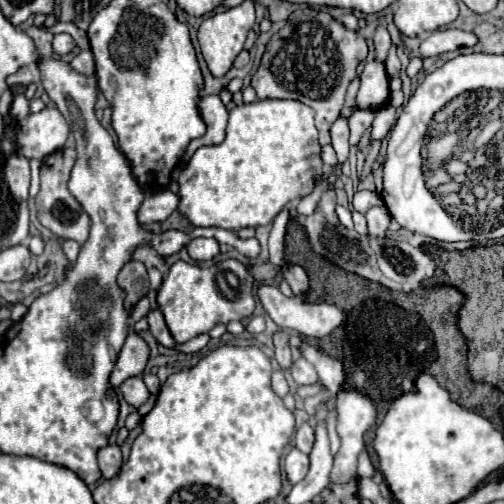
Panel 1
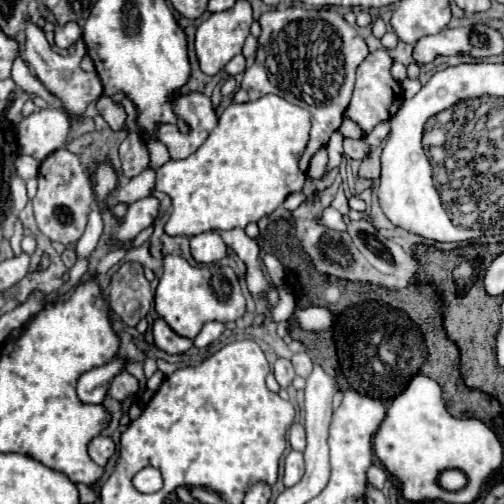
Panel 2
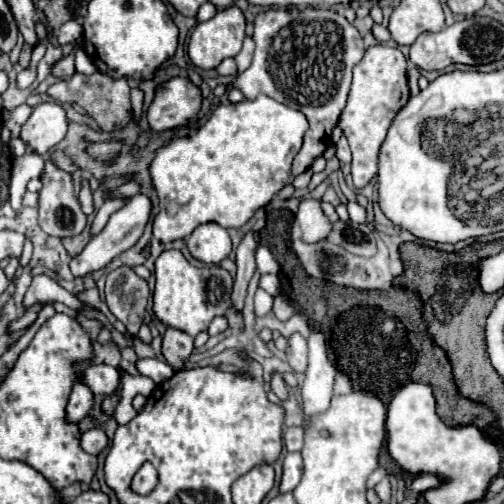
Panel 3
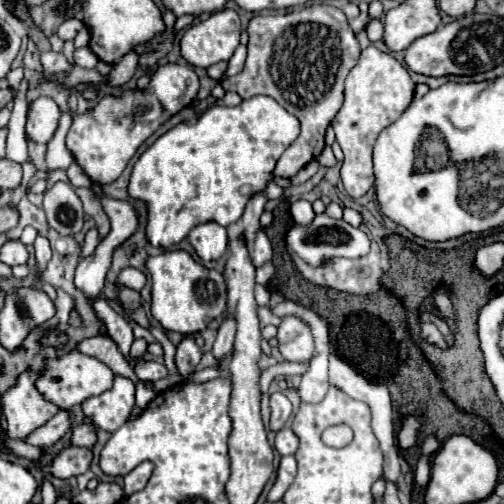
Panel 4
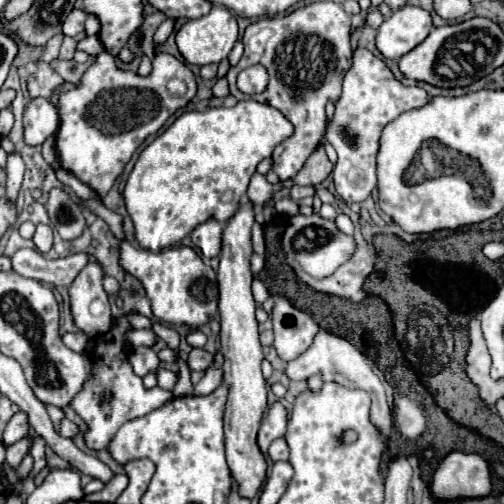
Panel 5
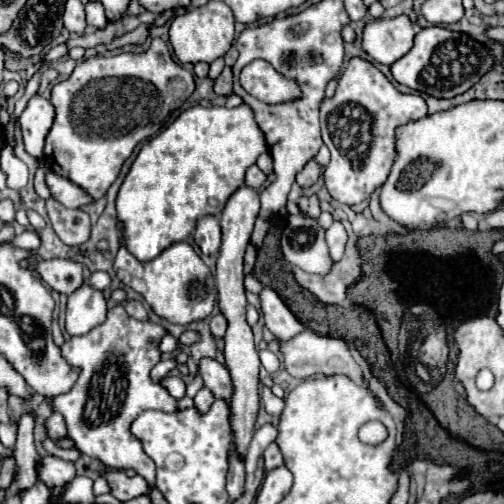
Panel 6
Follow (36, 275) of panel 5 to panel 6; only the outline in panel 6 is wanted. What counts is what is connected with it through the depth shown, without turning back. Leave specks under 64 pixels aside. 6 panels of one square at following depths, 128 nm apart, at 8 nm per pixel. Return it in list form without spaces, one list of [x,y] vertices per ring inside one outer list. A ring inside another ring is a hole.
[[[28,258],[22,262],[24,268],[32,268],[36,270],[44,282],[58,294],[66,294],[70,296],[72,292],[76,292],[76,288],[80,288],[84,284],[84,270],[82,264],[72,262],[72,260],[44,260],[44,262],[36,262],[36,258]]]

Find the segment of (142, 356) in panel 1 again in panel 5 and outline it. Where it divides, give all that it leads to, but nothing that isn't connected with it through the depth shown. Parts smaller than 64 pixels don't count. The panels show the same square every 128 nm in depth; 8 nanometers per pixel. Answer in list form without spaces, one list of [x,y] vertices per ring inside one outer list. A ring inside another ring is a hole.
[[[22,438],[20,442],[8,446],[8,448],[6,448],[6,462],[8,462],[8,466],[10,466],[10,468],[16,468],[16,466],[22,462],[22,458],[24,458],[24,454],[28,452],[30,446],[32,446],[32,440],[30,440],[30,438]]]

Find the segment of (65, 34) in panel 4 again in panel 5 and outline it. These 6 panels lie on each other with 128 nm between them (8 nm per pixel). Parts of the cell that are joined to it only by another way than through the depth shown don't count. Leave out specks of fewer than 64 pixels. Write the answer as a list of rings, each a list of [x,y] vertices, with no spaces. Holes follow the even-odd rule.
[[[72,10],[66,20],[64,20],[64,26],[62,26],[62,32],[66,36],[76,36],[80,32],[84,32],[84,20],[86,20],[86,12],[84,10]]]

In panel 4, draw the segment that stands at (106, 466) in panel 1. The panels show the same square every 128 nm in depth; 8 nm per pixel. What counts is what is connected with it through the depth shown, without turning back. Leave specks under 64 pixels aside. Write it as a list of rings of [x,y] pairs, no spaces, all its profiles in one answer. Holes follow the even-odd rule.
[[[80,424],[80,426],[74,426],[74,428],[72,428],[70,442],[72,442],[74,446],[90,448],[90,446],[96,442],[96,432],[94,432],[94,426],[92,426],[92,424]]]

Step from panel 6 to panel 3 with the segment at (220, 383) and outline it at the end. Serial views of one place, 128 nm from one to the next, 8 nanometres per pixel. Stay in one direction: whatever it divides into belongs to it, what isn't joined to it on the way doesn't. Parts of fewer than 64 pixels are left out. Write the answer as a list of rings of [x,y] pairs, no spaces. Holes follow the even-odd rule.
[[[176,328],[166,330],[164,344],[162,344],[162,354],[164,354],[166,362],[174,368],[174,372],[184,368],[192,350],[194,350],[194,344],[192,344],[190,334],[186,334],[182,330],[176,330]]]

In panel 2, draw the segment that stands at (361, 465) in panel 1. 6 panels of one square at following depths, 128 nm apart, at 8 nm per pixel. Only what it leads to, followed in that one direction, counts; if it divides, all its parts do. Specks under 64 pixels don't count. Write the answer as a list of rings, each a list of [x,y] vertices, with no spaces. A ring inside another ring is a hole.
[[[372,466],[372,468],[368,470],[368,482],[370,482],[374,488],[382,490],[382,486],[384,486],[386,480],[388,480],[388,472],[386,472],[386,470],[382,470],[382,468],[378,468],[378,466]]]

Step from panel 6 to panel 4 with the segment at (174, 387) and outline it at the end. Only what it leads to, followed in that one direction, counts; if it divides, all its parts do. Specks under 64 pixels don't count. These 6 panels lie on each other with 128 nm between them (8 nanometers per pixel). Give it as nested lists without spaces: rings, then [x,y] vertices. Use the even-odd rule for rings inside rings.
[[[148,360],[138,362],[134,366],[134,372],[140,380],[150,380],[150,382],[156,382],[156,380],[168,376],[168,370],[164,364],[156,364],[156,362],[148,362]]]

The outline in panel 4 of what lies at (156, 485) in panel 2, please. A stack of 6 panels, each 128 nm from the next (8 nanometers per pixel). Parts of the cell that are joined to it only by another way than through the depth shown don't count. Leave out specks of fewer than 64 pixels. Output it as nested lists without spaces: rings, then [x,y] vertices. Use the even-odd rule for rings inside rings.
[[[142,462],[132,472],[128,472],[124,476],[124,498],[128,498],[130,494],[142,490],[146,486],[152,470],[154,470],[154,464],[152,462]]]

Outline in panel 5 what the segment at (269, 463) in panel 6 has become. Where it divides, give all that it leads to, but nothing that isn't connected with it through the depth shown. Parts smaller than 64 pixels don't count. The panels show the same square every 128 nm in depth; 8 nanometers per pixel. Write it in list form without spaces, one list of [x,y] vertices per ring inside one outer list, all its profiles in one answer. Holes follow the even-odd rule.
[[[278,438],[270,444],[268,448],[268,456],[272,462],[278,462],[278,460],[288,460],[288,444],[284,438]]]

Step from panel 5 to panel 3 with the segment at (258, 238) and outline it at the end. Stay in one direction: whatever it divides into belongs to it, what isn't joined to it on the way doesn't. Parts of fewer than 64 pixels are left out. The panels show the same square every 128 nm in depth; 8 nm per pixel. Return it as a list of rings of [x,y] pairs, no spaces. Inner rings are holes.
[[[258,246],[258,250],[256,250],[256,270],[260,274],[276,274],[278,272],[278,262],[274,260],[272,252],[266,246]]]

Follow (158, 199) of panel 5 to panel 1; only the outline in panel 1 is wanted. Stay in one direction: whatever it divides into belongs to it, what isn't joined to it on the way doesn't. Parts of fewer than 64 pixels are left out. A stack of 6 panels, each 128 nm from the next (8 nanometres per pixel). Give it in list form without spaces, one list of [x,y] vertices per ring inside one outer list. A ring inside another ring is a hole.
[[[256,100],[232,108],[224,142],[198,148],[188,166],[172,170],[172,180],[178,182],[178,212],[192,226],[240,230],[270,224],[290,200],[310,194],[320,174],[312,108],[298,100]]]

